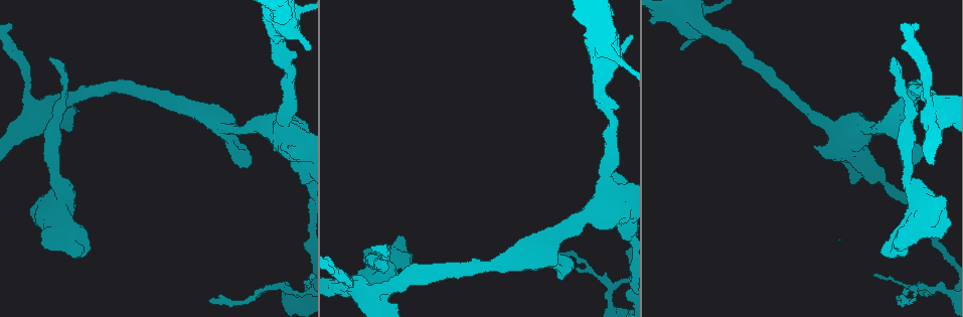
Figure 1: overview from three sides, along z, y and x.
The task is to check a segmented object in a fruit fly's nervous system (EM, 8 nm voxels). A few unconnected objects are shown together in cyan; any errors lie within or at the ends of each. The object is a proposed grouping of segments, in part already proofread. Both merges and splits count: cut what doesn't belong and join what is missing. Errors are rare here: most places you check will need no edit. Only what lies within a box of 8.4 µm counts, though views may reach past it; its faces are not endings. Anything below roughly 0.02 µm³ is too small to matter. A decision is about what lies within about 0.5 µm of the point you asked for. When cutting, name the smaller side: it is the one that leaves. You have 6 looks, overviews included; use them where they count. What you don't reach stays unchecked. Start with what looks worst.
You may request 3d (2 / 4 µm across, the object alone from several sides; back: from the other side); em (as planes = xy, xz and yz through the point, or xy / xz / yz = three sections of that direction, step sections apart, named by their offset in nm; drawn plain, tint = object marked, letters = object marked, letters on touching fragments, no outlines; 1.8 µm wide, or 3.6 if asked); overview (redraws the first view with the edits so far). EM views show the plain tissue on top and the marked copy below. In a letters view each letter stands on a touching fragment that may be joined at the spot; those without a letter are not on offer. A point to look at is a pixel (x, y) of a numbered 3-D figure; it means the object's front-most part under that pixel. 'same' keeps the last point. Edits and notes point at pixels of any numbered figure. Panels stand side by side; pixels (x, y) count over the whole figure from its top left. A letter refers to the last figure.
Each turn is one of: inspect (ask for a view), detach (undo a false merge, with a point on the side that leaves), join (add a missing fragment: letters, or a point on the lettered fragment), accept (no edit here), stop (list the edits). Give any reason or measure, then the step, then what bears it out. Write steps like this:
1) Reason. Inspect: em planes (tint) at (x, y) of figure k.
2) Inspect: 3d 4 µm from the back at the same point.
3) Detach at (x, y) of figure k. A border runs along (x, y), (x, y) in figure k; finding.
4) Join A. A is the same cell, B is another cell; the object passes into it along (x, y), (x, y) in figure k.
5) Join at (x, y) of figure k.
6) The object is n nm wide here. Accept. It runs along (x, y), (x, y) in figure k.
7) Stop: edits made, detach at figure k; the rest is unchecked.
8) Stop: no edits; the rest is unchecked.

Branch stops here. Inspect: 3d 2 µm at (372, 249) of figure 1.

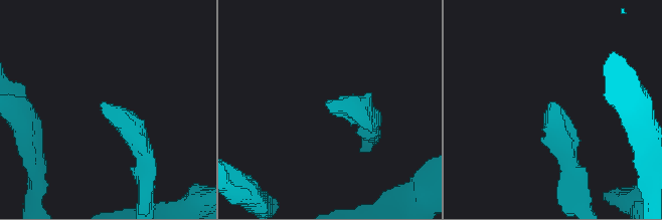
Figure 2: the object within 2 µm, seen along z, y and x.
Inspect: em yz step 4 (letters) at (550, 106) of figure 2.

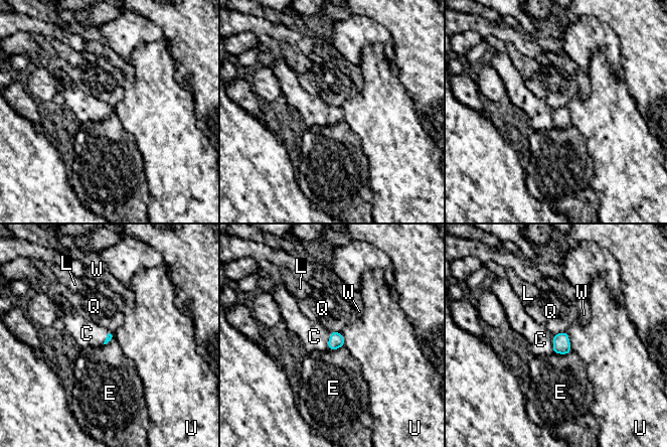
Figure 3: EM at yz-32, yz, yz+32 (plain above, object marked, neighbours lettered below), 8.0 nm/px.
Join C. C is the same cell, E, L, Q, U and W are other cells; the object passes into it along (561, 344), (553, 343), (540, 339) in figure 3; it goes on there.

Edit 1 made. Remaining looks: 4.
See it whole again. Inspect: overview.

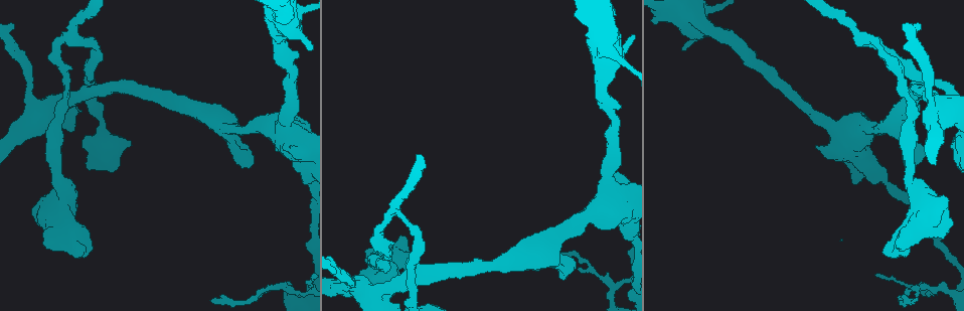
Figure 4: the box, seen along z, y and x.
Calibre changes. Inspect: em 3.6 µm planes (letters) at (52, 107) of figure 4.

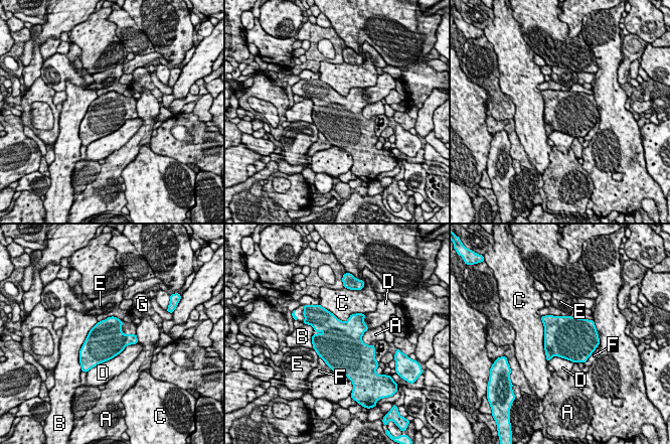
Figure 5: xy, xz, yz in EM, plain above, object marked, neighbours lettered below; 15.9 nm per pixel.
The object is 600 nm wide here; the longest contact is with D, 800 nm. Accept. A, B, C, D, E, F and G are other cells; all the same cell.

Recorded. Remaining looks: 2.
Thick turns thin. Inspect: em 3.6 µm yz step 16 (tint) at (620, 198) of figure 4.

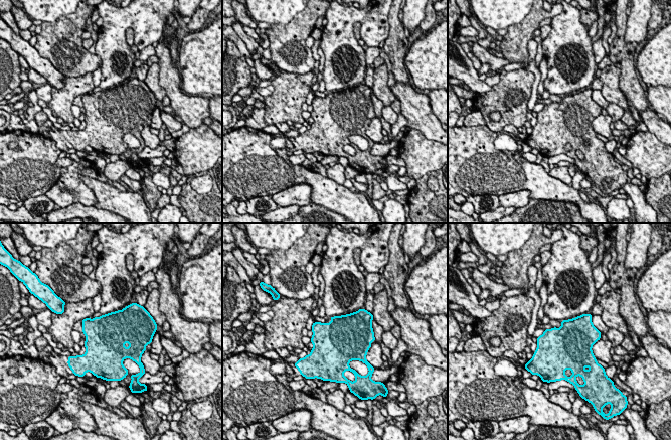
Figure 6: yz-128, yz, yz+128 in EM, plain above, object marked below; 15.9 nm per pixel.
Inspect: em 3.6 µm planes (letters) at the same point.

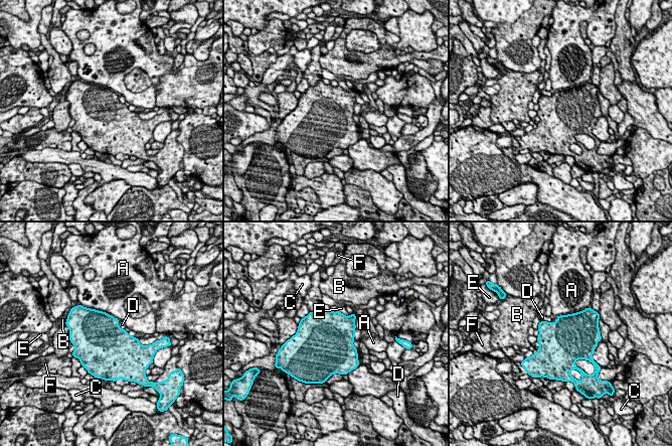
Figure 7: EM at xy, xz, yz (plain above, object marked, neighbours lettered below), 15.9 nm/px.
Accept. A, B, C, D, E and F are other cells; a border runs along (118, 320), (118, 324), (124, 329) in figure 7; continuous, no second cell.

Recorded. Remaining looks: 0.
Stop: edits made, join at figure 3; the rest is unchecked.

